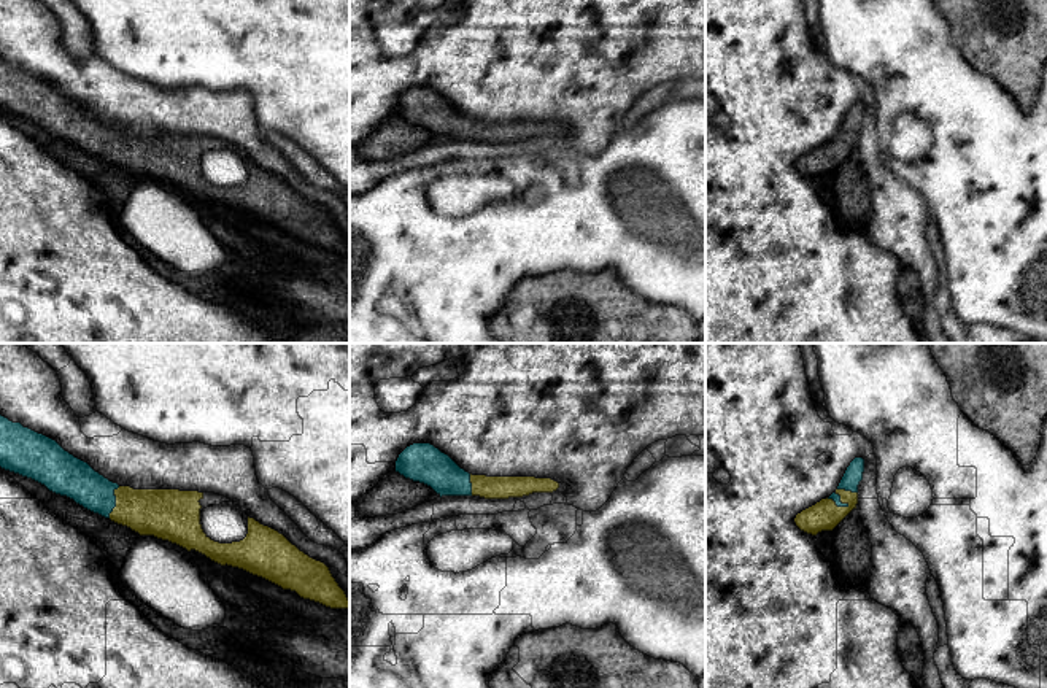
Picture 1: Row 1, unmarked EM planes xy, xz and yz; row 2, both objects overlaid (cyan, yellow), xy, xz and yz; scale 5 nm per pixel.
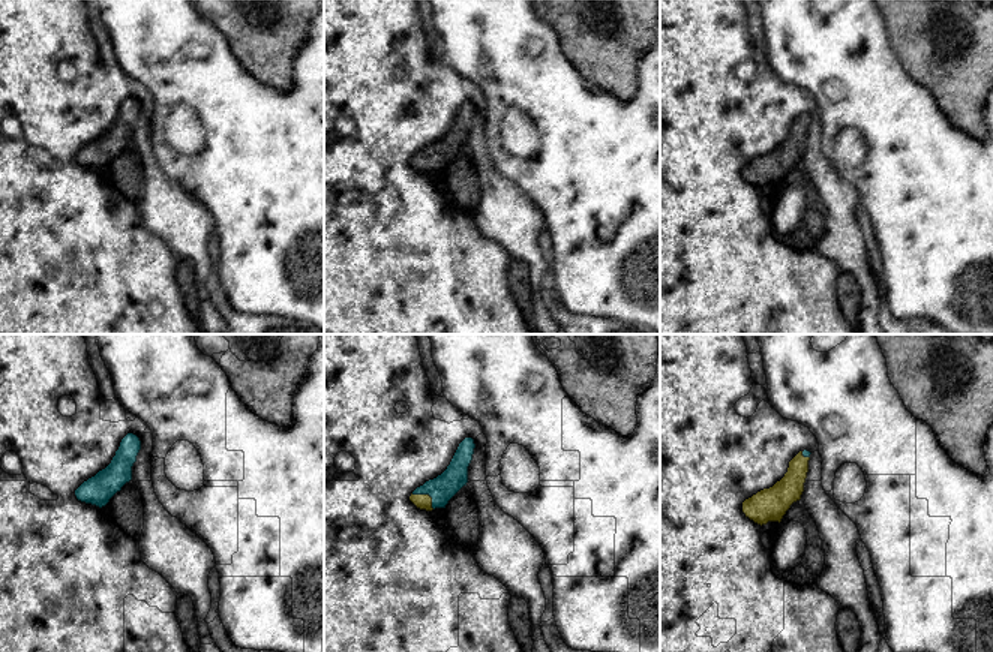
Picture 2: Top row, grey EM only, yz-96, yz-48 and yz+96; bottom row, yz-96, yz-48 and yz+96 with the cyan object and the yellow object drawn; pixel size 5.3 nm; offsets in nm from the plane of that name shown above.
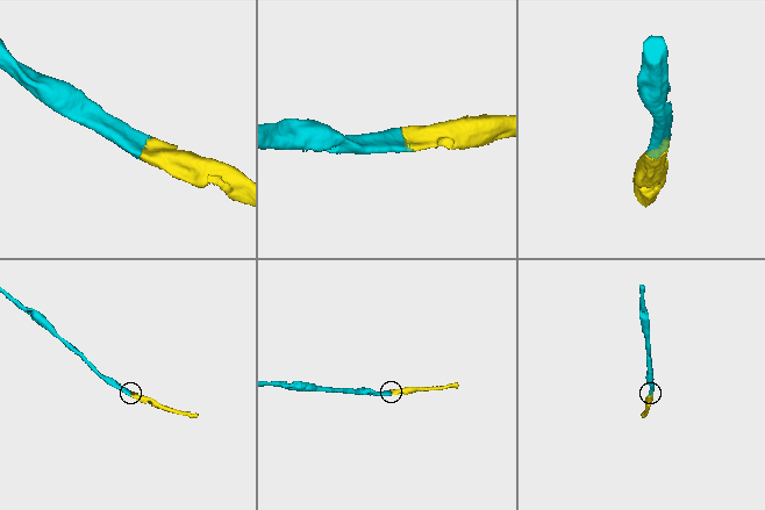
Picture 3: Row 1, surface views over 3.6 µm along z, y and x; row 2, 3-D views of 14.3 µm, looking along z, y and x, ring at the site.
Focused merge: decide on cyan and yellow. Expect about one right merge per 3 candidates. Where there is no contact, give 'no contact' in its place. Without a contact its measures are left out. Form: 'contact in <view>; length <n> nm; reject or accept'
contact in xy; length 170 nm; accept

